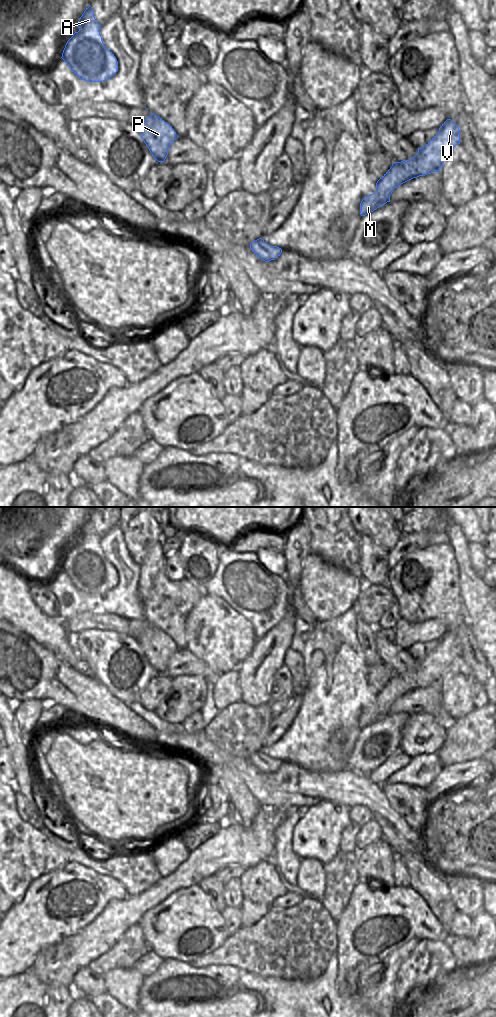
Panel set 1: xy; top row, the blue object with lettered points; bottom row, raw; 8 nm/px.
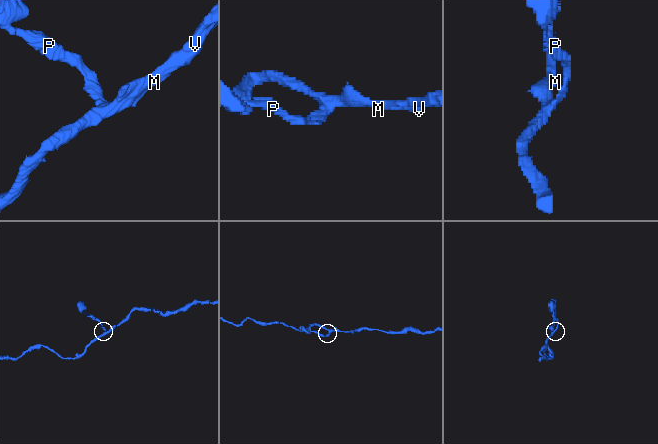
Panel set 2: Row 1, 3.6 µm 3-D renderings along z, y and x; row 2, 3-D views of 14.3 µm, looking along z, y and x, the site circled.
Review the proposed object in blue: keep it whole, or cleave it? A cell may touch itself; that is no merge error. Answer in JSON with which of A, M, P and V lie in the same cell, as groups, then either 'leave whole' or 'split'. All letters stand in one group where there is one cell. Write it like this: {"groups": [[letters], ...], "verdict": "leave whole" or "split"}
{"groups": [["A", "M", "P", "V"]], "verdict": "leave whole"}

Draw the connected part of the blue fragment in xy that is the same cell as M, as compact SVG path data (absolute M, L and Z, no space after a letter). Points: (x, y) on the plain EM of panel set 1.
M447 631L438 645L409 672L394 674L377 693L376 703L365 708L360 715L360 727L365 728L390 714L390 707L401 696L419 688L440 684L446 669L460 656L460 641Z

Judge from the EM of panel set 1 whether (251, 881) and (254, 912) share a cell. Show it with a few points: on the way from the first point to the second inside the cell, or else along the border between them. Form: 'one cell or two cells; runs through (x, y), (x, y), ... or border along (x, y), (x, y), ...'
two cells; border along (244, 897), (269, 906)

